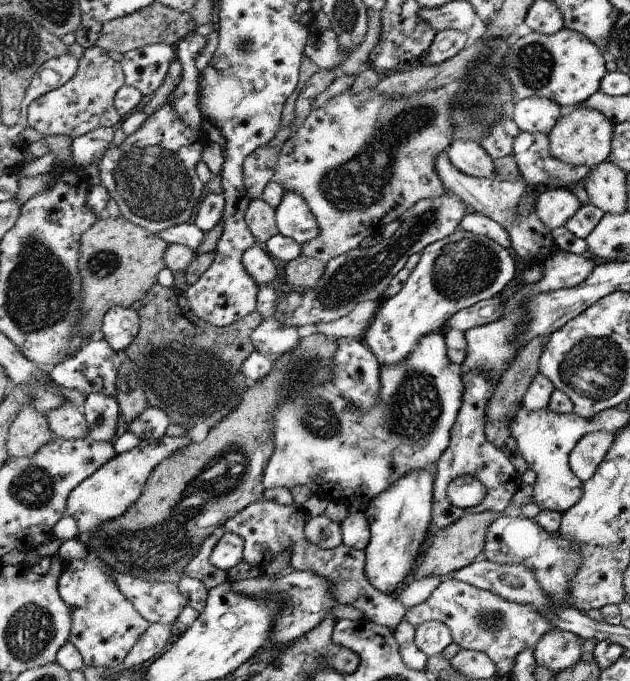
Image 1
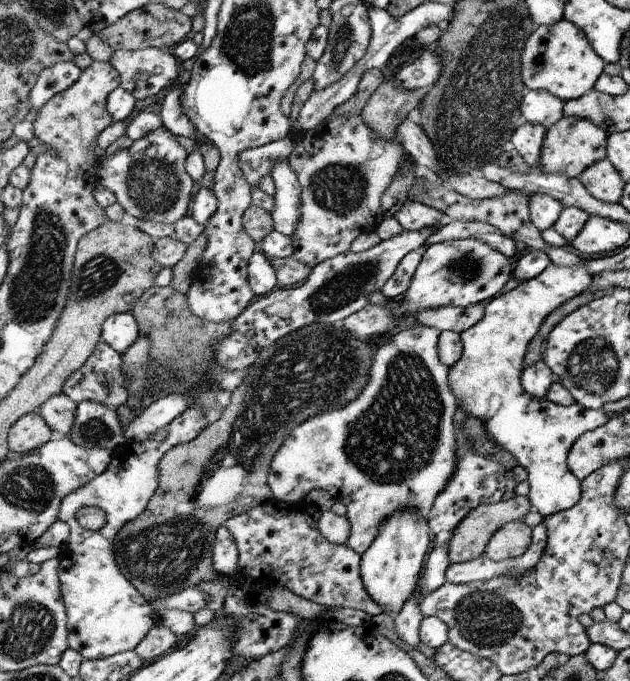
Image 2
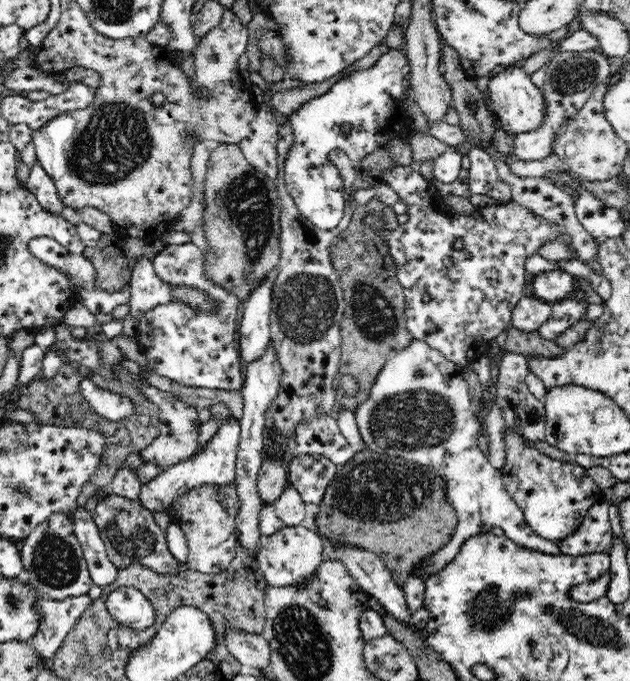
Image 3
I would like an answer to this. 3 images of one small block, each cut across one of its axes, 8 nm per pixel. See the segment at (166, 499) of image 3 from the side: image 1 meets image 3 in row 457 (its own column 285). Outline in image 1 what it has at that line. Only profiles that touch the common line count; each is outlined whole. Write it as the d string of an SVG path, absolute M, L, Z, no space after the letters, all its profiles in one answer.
M292 190L283 191L284 196L278 208L275 208L280 232L298 242L299 245L314 240L318 236L318 224L306 200Z

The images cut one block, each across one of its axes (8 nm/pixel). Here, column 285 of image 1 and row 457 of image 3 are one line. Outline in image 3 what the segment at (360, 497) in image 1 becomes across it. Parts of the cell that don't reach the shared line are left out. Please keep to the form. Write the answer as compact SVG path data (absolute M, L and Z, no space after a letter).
M413 339L411 344L408 344L400 352L391 353L379 378L370 388L370 396L364 402L360 402L354 412L367 449L386 456L397 456L414 461L420 465L428 465L446 479L446 499L454 507L458 518L453 535L444 548L428 558L422 559L411 569L403 593L408 610L412 613L423 607L426 580L430 578L432 573L442 570L444 565L460 550L464 540L468 540L470 536L493 530L504 534L526 548L536 549L554 556L560 555L558 543L538 536L530 528L522 509L506 490L505 478L501 469L494 468L487 455L478 447L478 438L482 434L482 425L474 415L478 403L471 402L469 386L464 381L461 372L462 369L455 363L448 361L440 351L431 348L424 340Z

